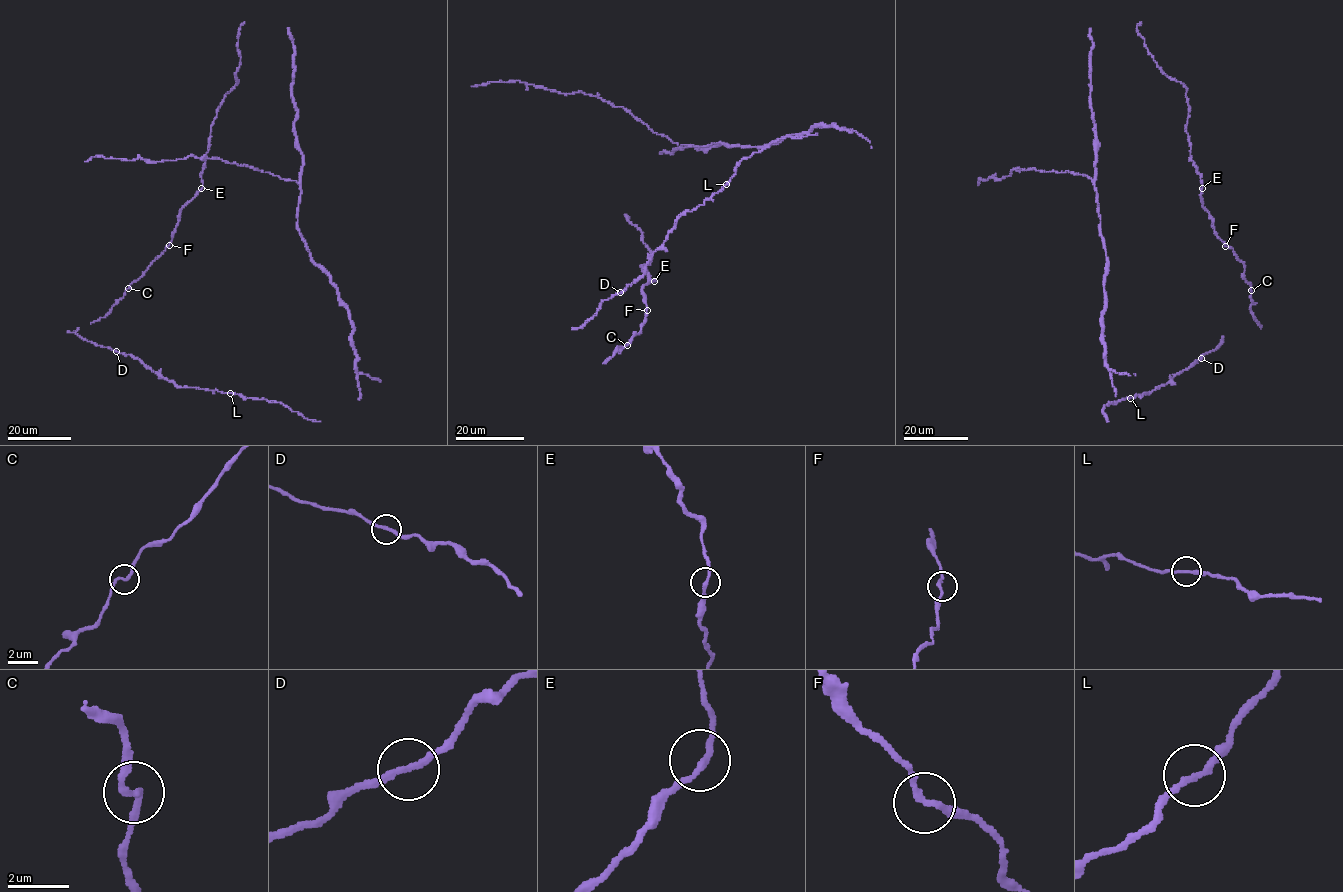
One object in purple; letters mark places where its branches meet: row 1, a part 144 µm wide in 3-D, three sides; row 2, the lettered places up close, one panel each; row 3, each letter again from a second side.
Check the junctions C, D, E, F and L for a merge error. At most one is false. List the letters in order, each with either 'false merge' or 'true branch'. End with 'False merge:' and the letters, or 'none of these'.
C: true branch
D: true branch
E: true branch
F: true branch
L: true branch
False merge: none of these

